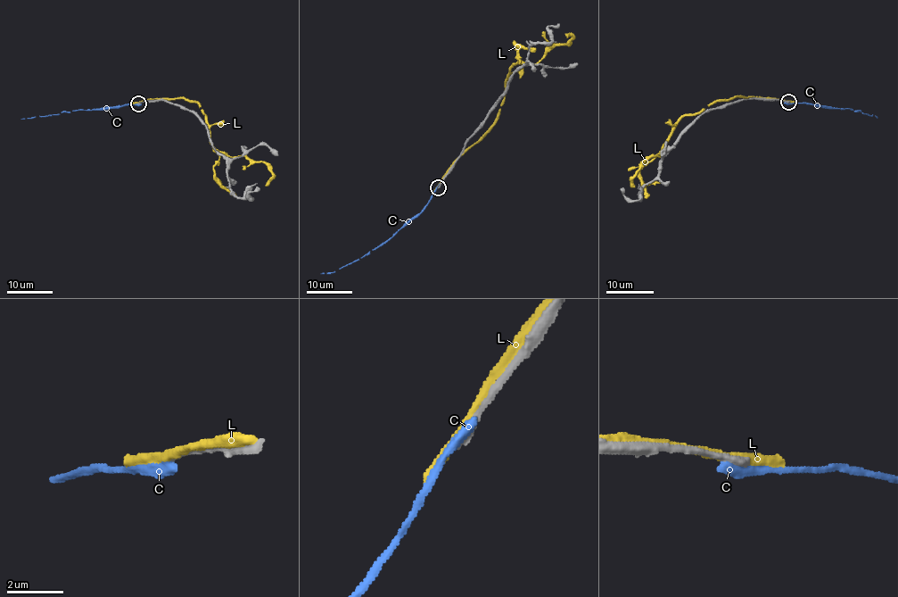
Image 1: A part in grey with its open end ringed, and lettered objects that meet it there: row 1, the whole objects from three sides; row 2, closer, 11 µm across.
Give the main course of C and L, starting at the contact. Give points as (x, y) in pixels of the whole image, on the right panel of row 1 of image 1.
C: (786, 101), (844, 108), (877, 118)
L: (779, 100), (720, 99), (698, 111), (685, 114), (662, 147), (662, 156), (650, 156), (642, 162), (631, 187)

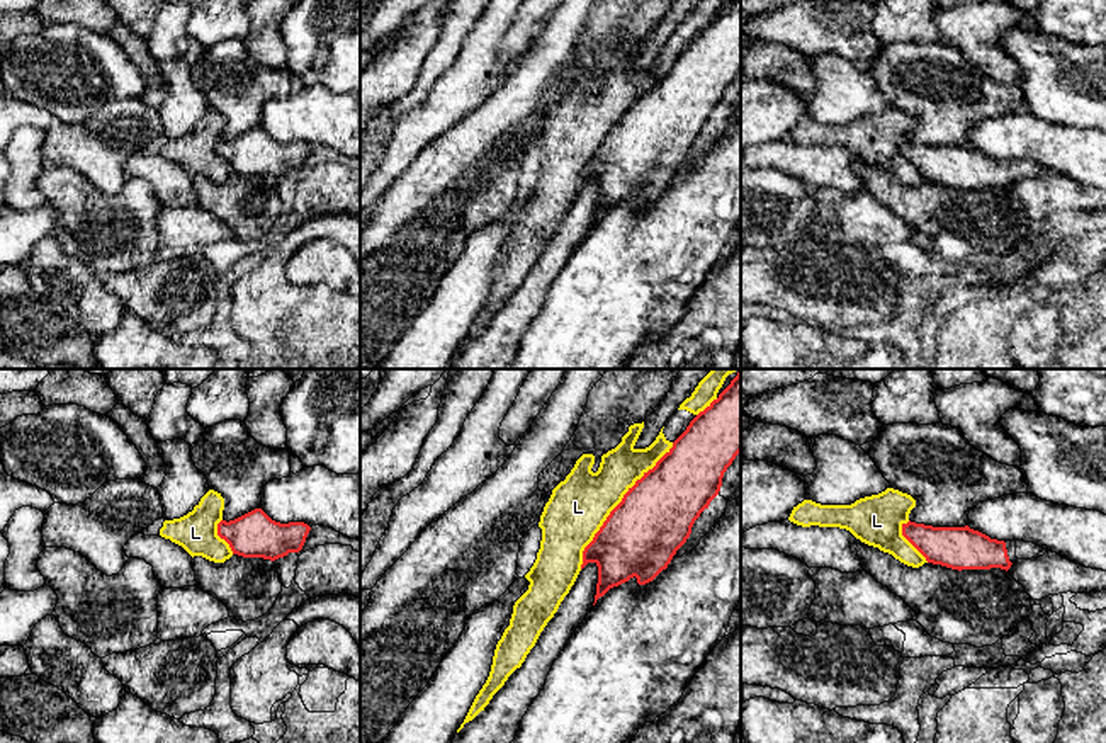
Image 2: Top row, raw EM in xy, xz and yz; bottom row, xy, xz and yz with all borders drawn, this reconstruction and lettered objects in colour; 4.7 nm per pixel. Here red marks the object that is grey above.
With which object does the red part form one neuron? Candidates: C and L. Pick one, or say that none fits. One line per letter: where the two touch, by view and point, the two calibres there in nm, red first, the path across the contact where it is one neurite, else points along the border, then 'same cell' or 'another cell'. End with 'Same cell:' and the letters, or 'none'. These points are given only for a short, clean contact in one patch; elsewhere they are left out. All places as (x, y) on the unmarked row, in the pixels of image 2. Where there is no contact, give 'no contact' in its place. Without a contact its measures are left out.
C: no contact; another cell
L: contact xz (617, 124); calibres 360 and 280 nm; another cell
Same cell: none

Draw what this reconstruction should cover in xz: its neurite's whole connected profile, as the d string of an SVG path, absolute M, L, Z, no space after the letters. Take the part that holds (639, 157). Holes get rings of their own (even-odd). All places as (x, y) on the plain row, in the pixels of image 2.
M731 0L719 17L690 41L656 85L629 107L584 167L581 189L588 182L598 185L595 223L610 207L634 196L639 204L646 204L668 187L676 170L690 156L695 139L719 114L724 92L739 71L741 0Z

